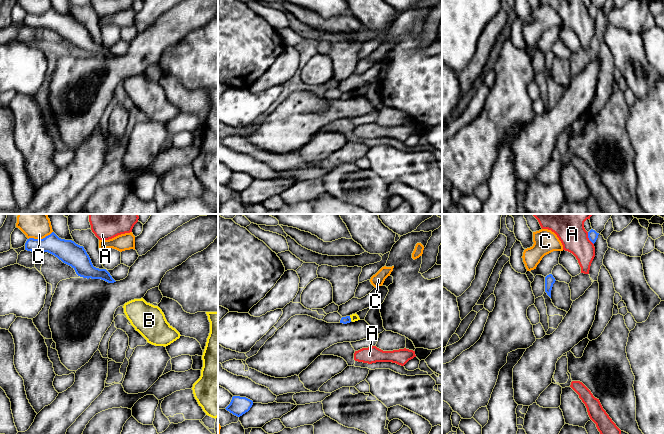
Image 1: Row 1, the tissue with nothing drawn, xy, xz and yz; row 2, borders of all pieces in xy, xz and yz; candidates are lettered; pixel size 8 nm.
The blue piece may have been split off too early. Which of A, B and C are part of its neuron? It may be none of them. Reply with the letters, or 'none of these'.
none of these

